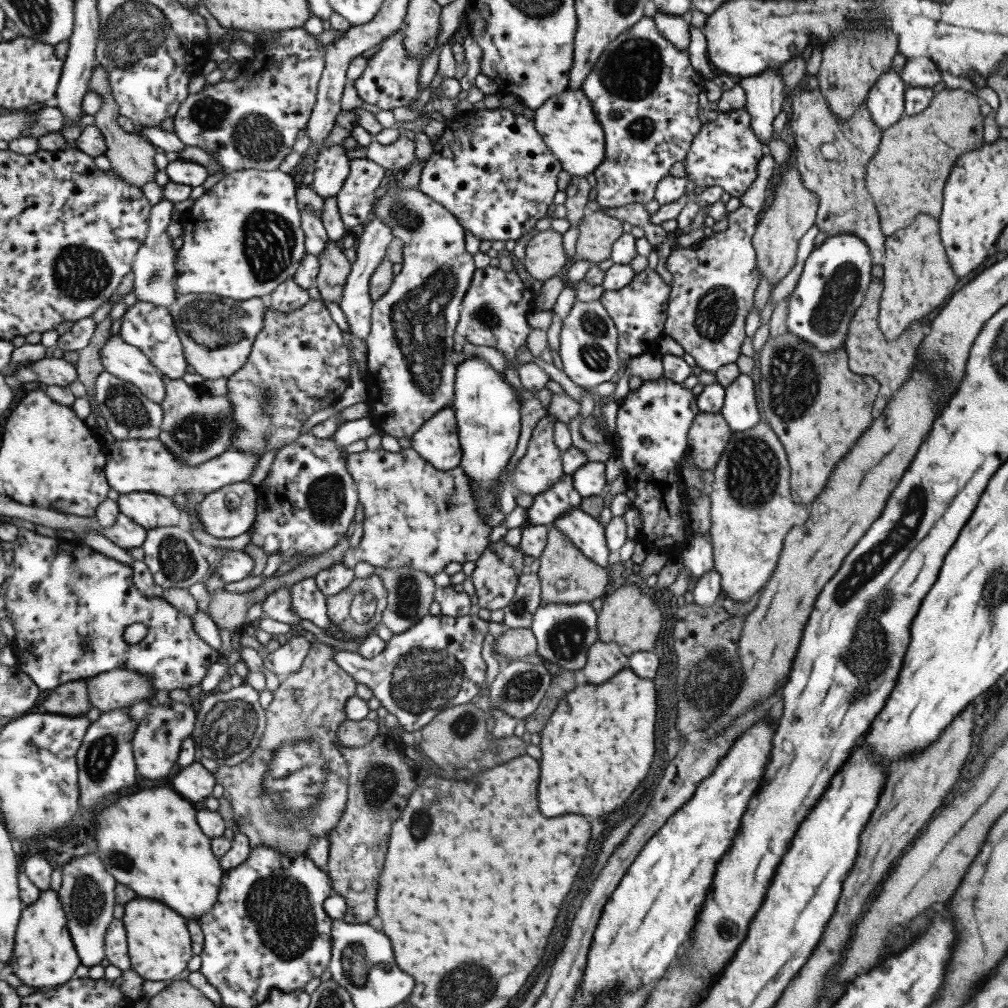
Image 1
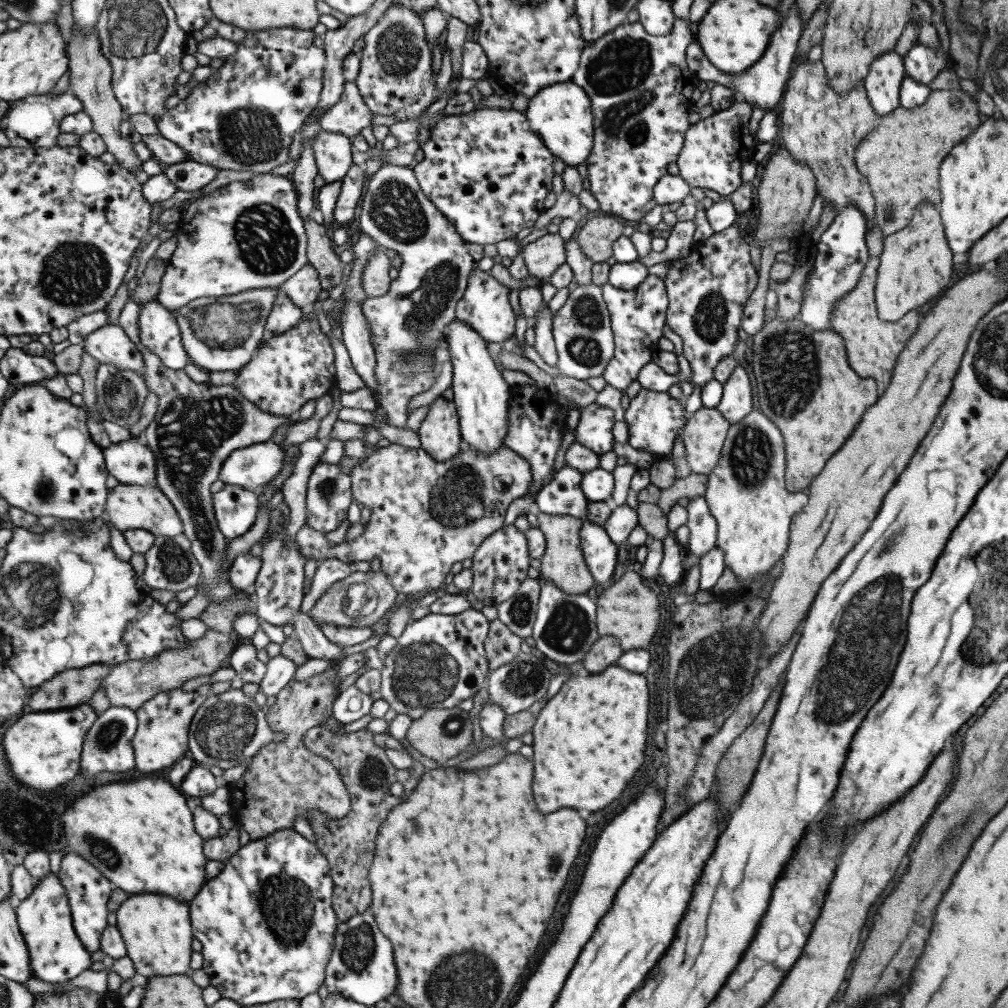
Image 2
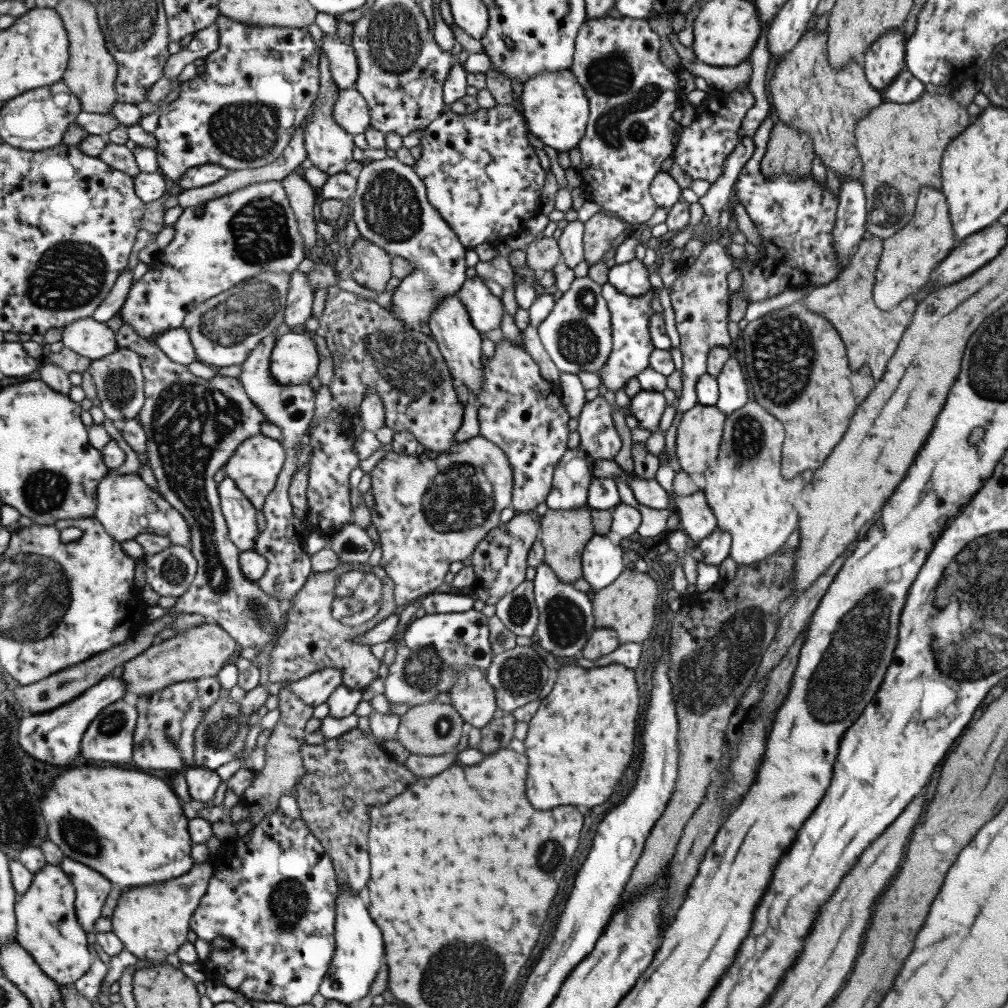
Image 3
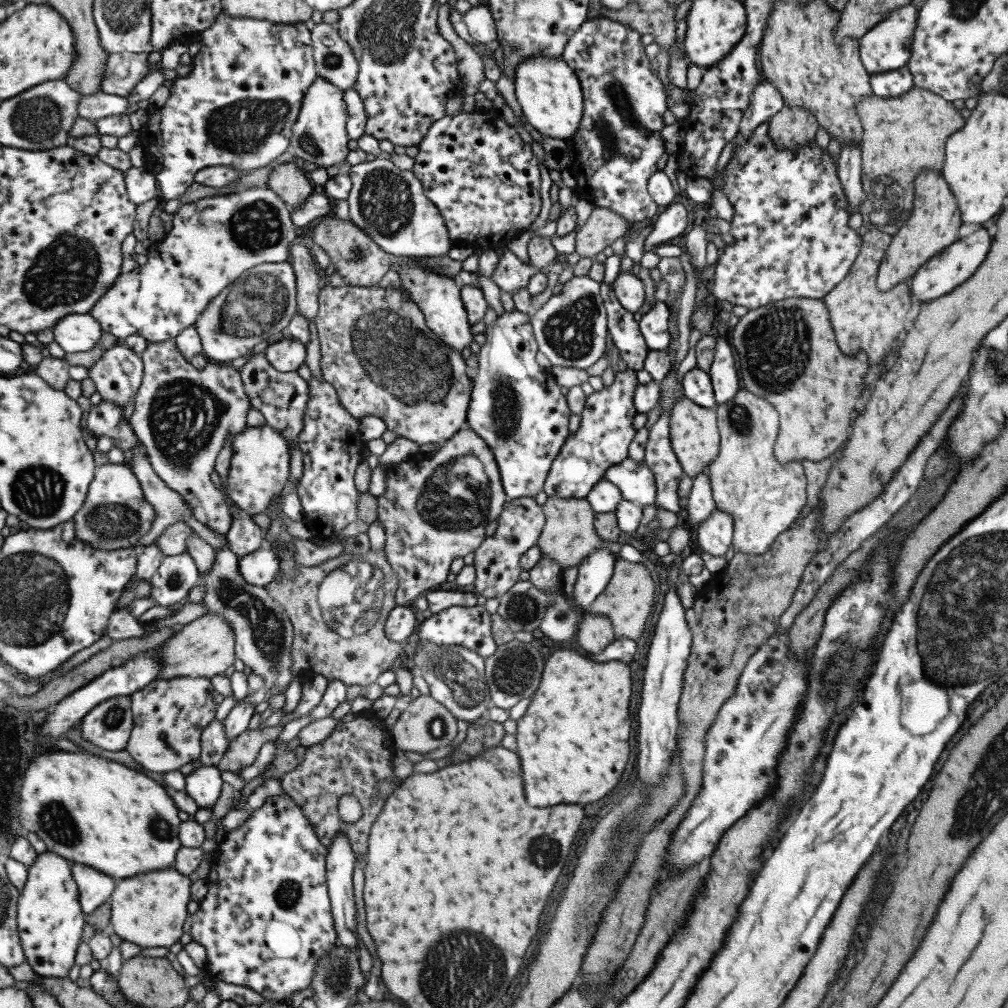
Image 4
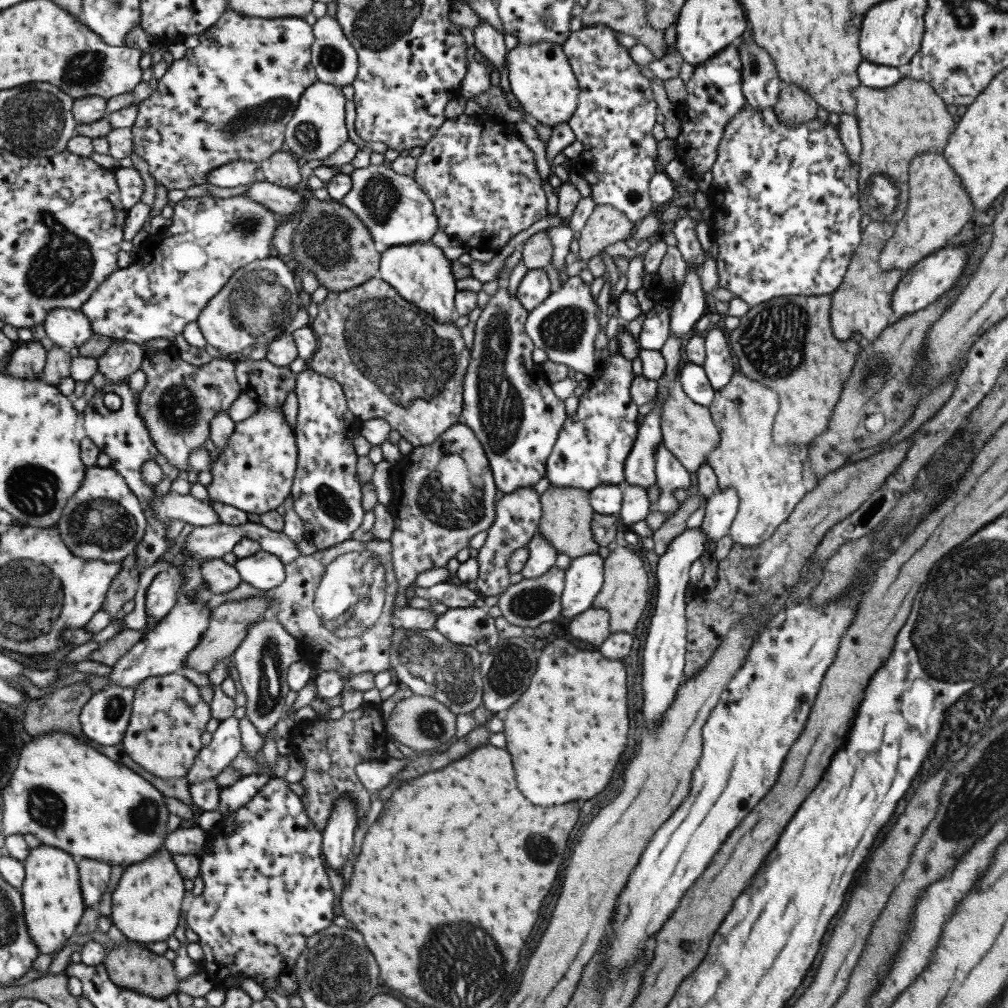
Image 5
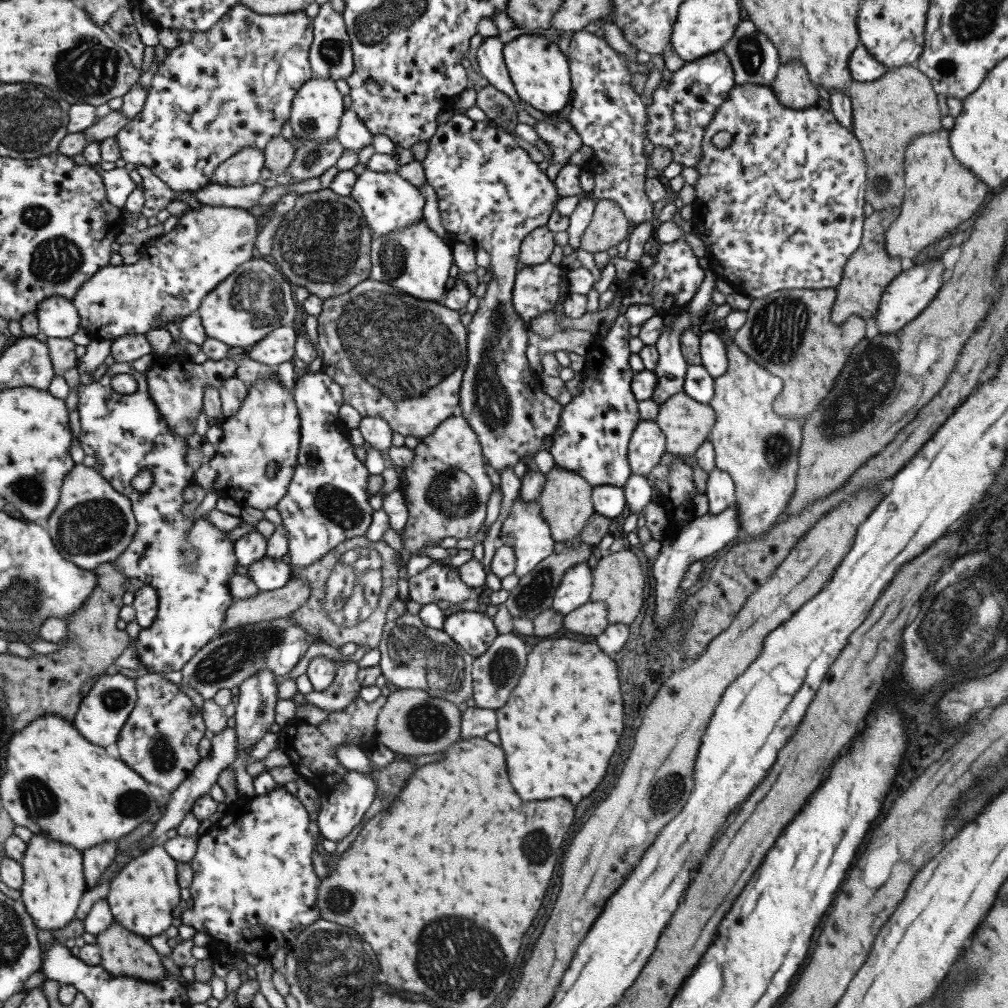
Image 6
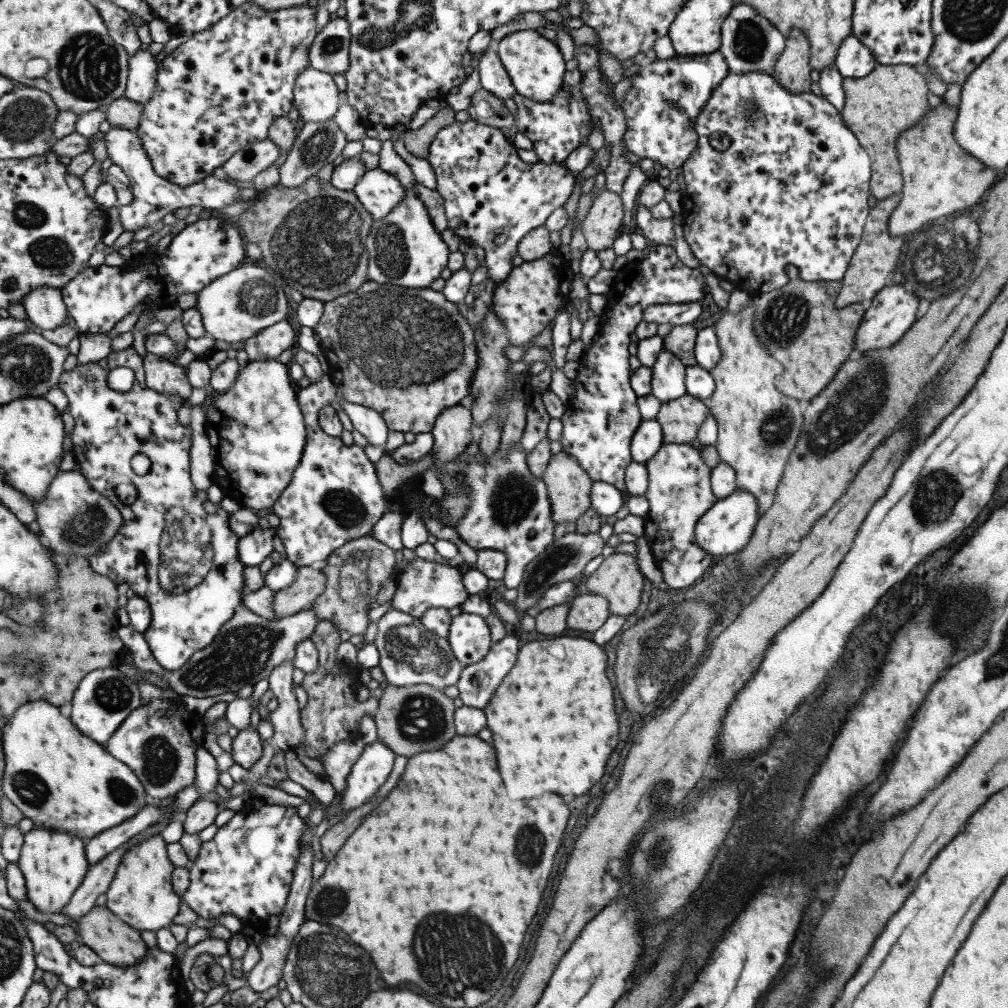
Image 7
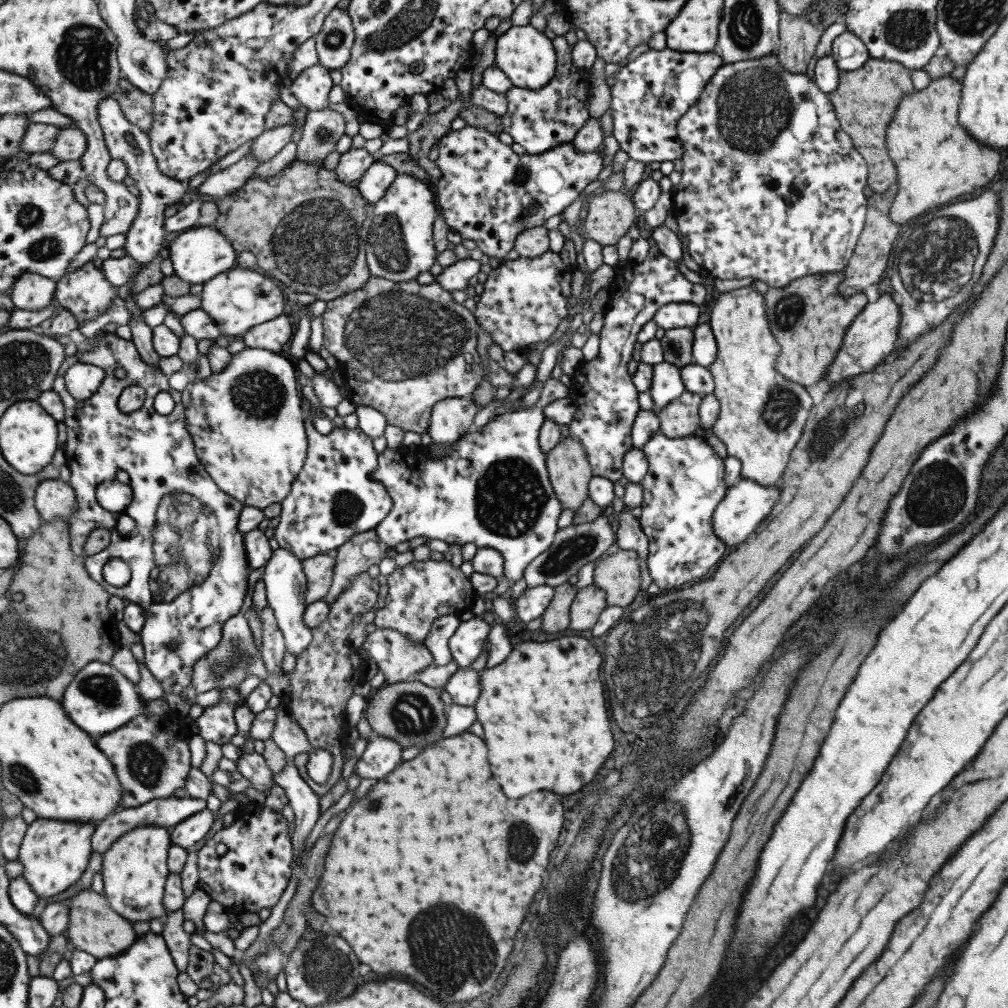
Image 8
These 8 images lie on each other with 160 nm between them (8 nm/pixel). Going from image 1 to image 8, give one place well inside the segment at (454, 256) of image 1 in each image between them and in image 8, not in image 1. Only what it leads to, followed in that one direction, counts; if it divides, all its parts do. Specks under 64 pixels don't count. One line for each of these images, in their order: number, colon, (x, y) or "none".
2: (407, 323)
3: (391, 208)
4: (390, 204)
5: (396, 208)
6: (390, 202)
7: (381, 192)
8: (377, 179)

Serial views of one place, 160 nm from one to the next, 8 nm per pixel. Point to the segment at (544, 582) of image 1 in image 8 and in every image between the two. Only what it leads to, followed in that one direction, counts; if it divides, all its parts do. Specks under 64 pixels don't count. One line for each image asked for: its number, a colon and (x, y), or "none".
2: (562, 563)
3: (563, 534)
4: (567, 536)
5: (565, 515)
6: (564, 500)
7: (568, 486)
8: (568, 469)

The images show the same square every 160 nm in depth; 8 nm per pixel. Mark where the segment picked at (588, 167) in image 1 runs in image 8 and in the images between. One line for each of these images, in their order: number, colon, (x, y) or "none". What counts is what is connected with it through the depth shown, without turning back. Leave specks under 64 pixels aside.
2: (560, 114)
3: (554, 106)
4: (547, 90)
5: (540, 78)
6: (539, 72)
7: (535, 67)
8: (526, 57)

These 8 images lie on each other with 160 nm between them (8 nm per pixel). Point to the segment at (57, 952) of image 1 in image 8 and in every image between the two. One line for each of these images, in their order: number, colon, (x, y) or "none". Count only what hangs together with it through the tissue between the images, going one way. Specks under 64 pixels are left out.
2: (58, 954)
3: (49, 928)
4: (51, 920)
5: (54, 902)
6: (54, 879)
7: (55, 863)
8: (55, 853)

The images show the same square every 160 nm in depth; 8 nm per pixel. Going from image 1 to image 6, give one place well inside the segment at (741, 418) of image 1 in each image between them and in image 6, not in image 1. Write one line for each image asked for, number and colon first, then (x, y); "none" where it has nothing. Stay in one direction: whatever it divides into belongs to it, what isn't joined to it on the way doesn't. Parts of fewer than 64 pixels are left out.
2: (735, 402)
3: (732, 393)
4: (724, 380)
5: (717, 365)
6: (712, 352)

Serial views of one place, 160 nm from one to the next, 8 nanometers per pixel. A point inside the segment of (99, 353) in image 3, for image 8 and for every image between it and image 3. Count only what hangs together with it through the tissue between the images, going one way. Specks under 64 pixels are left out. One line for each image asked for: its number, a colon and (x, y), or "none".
4: (79, 332)
5: (67, 328)
6: (57, 317)
7: (45, 307)
8: (32, 292)

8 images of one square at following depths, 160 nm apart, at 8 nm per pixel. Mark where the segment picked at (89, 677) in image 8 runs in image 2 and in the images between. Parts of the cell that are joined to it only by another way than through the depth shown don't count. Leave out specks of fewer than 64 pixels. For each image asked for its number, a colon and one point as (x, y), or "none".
2: (109, 747)
3: (110, 739)
4: (109, 726)
5: (106, 717)
6: (104, 712)
7: (106, 697)

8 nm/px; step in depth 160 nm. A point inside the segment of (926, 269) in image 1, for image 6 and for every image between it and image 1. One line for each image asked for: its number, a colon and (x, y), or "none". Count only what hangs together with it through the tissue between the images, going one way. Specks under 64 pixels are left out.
2: (914, 267)
3: (908, 258)
4: (933, 221)
5: (937, 207)
6: (939, 194)

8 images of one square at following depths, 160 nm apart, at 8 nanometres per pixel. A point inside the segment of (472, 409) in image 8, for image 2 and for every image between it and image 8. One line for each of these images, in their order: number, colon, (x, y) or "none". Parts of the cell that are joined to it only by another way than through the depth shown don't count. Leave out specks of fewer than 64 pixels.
2: (426, 515)
3: (429, 513)
4: (435, 509)
5: (443, 494)
6: (447, 487)
7: (452, 433)

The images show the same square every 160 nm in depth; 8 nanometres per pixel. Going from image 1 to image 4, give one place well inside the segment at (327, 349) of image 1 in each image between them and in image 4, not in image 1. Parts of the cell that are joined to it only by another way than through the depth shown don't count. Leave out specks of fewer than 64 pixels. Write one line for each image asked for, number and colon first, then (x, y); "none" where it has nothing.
2: (290, 369)
3: (295, 359)
4: (286, 355)

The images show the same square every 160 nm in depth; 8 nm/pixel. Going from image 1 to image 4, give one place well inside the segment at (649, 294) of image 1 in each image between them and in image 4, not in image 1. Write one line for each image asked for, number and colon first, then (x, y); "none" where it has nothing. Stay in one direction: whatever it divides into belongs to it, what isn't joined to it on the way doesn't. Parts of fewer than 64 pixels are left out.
2: (637, 316)
3: (629, 316)
4: (625, 335)

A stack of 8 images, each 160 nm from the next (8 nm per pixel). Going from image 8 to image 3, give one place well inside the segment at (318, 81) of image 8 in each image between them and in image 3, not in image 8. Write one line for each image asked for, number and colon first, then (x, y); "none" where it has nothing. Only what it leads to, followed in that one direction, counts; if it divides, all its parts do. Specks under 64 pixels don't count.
3: (330, 147)
4: (320, 136)
5: (317, 130)
6: (318, 109)
7: (317, 99)

